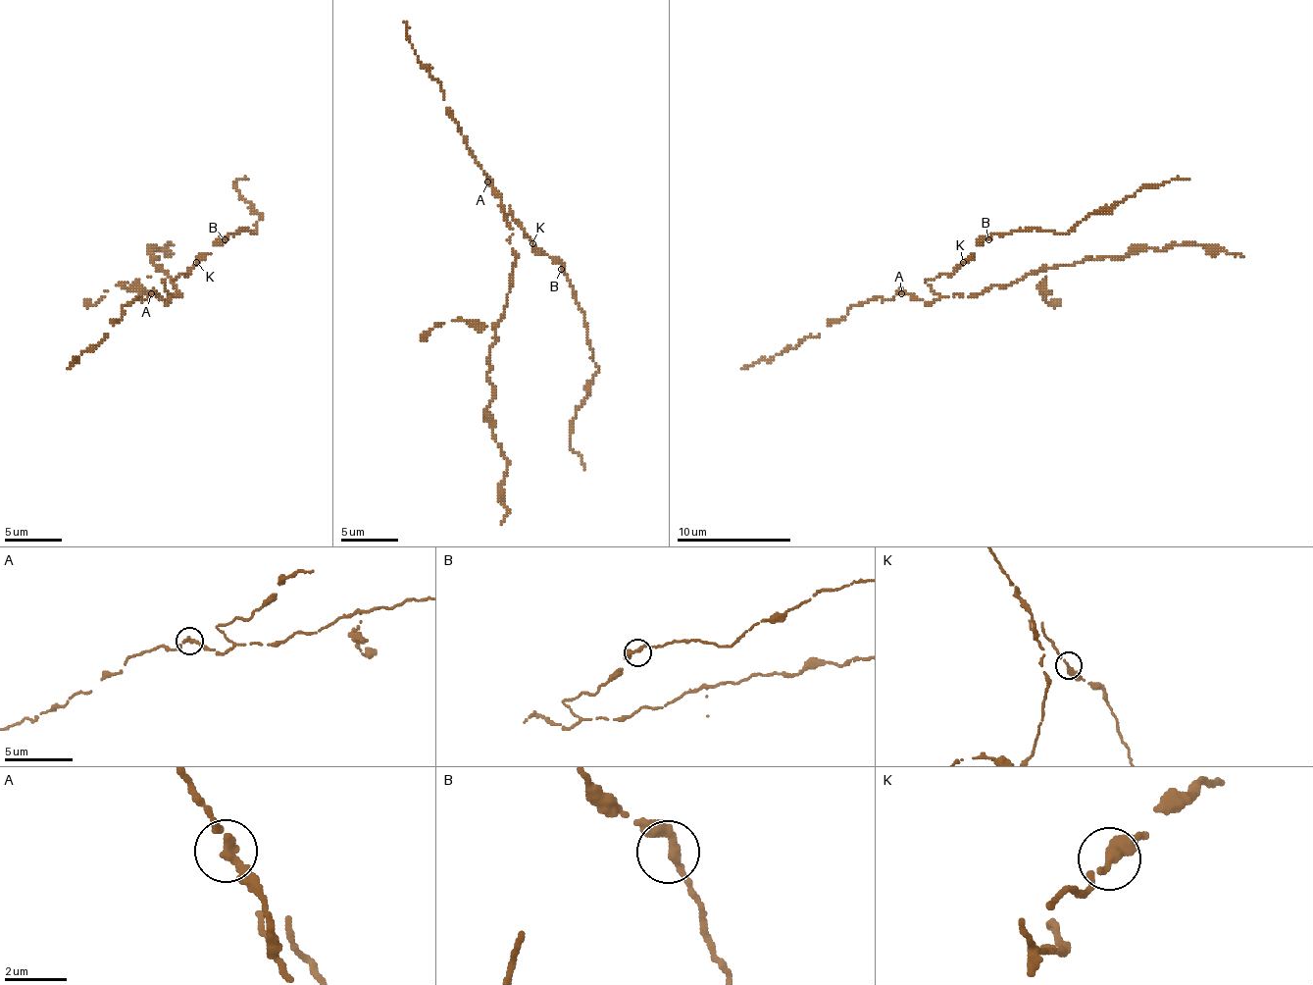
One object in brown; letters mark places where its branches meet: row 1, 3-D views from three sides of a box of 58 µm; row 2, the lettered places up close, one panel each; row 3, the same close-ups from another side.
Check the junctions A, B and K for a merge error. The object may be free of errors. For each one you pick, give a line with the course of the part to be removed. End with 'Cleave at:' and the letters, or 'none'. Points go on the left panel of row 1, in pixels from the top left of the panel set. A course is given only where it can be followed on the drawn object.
A: course (150, 293), (168, 302), (179, 293), (150, 259), (156, 248), (171, 245), (165, 256)
Cleave at: A

